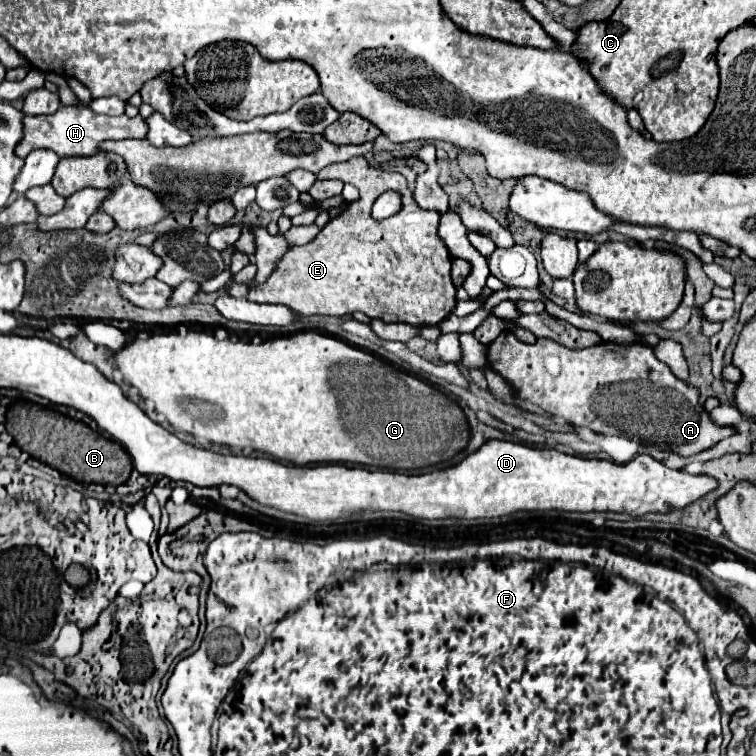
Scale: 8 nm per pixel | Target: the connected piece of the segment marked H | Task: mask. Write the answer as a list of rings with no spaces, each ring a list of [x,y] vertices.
[[[60,106],[54,114],[48,116],[24,116],[22,120],[22,140],[16,144],[16,156],[26,158],[30,150],[46,148],[56,152],[60,158],[68,156],[92,156],[98,152],[98,144],[104,140],[124,140],[124,138],[144,138],[146,122],[142,116],[128,118],[122,116],[102,116],[92,112],[86,106]]]

